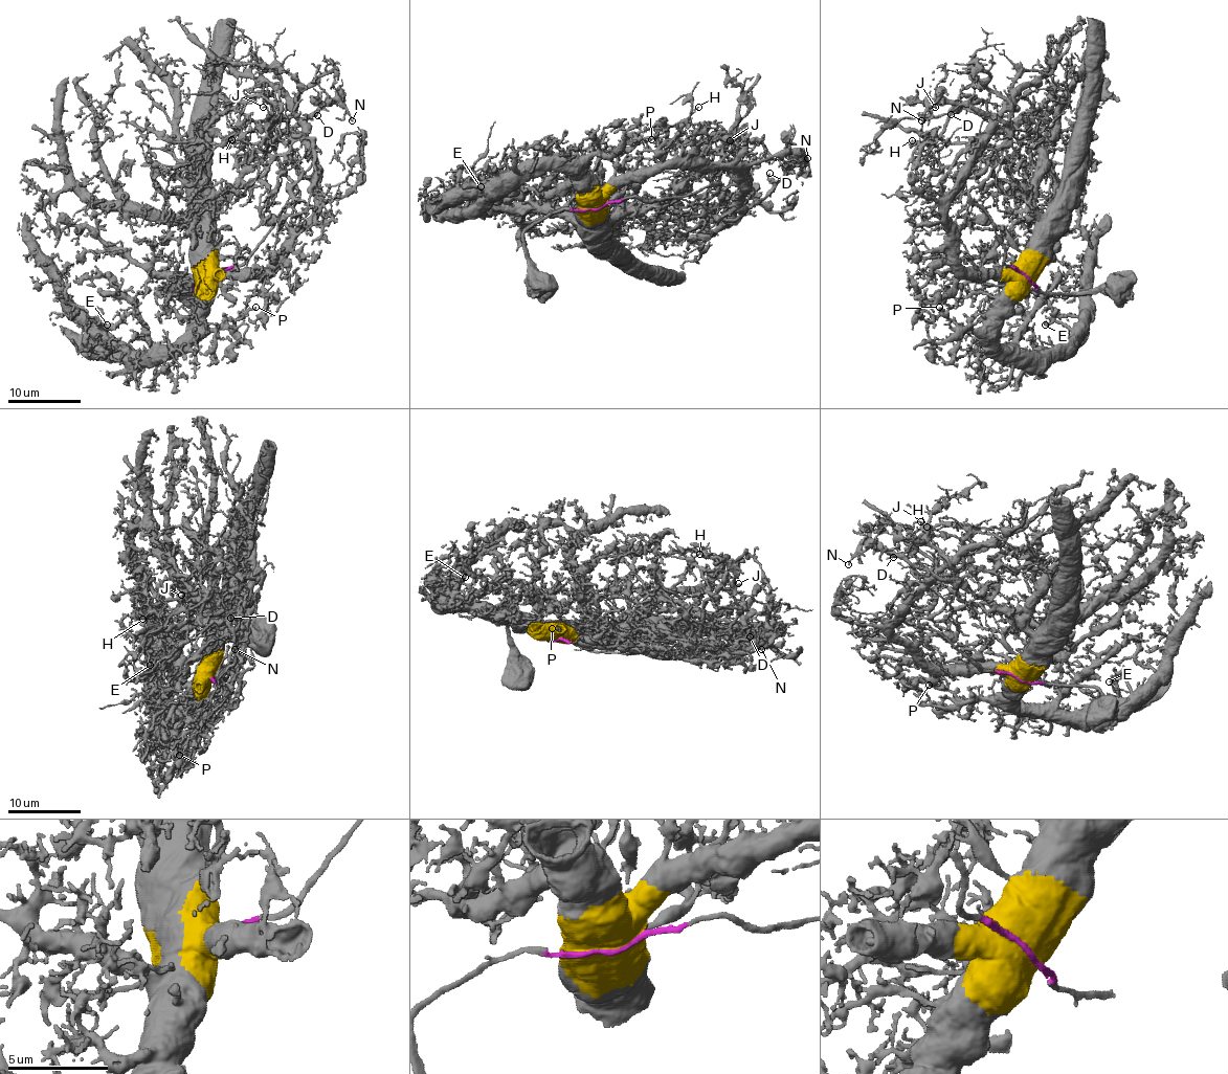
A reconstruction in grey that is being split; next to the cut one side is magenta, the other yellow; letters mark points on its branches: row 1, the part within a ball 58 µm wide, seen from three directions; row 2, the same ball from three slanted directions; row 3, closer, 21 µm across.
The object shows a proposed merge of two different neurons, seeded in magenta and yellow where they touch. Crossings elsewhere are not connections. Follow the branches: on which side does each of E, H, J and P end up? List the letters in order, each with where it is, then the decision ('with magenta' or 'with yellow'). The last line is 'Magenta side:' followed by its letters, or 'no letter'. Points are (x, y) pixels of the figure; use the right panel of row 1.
E: (1045, 325) | with yellow
H: (912, 140) | with magenta
J: (935, 107) | with magenta
P: (939, 307) | with yellow
Magenta side: H, J

